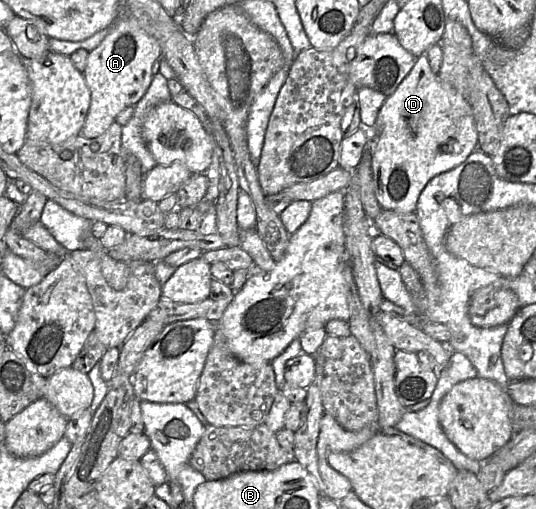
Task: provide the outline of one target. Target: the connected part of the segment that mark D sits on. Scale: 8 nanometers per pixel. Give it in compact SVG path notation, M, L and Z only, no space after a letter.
M421 54L395 92L387 97L374 125L372 172L379 205L382 209L401 213L415 212L426 184L438 174L460 165L477 149L478 130L471 105L459 92L443 82L438 73L432 71L426 54Z

